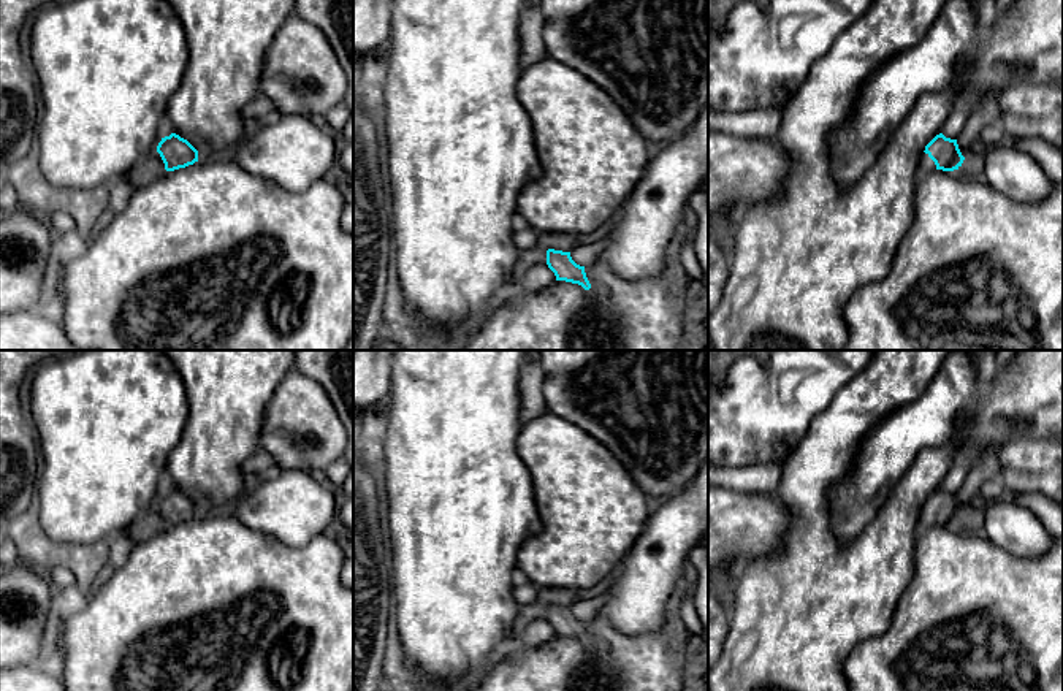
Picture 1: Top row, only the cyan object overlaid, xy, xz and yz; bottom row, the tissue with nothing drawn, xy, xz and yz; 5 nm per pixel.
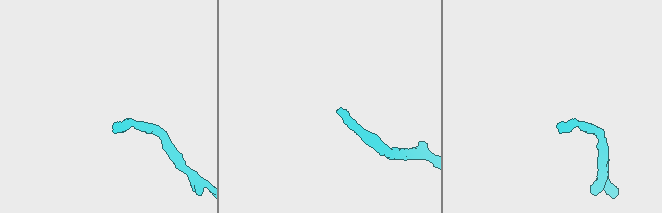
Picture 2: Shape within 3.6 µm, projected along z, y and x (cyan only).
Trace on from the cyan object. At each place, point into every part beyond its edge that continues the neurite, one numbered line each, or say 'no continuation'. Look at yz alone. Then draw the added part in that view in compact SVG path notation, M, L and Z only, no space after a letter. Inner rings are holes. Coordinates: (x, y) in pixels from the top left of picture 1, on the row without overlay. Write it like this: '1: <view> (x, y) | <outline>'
1: yz (925, 519) | M924 507L924 509L920 510L917 525L919 525L919 529L924 531L924 529L928 529L928 528L935 526L935 525L936 525L936 520L935 520L935 517L928 512L928 509Z

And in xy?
1: xy (106, 420) | M82 350L43 361L35 368L30 388L30 414L40 449L36 482L40 525L46 536L55 542L92 544L125 533L146 510L157 506L170 453L177 445L189 417L189 403L181 374L162 350Z

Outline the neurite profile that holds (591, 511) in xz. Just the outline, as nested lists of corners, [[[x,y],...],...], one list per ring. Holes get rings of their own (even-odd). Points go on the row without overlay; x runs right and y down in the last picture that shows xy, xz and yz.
[[[553,412],[523,423],[516,452],[531,472],[543,525],[516,555],[520,580],[537,590],[594,586],[623,563],[642,534],[648,498],[605,445]]]

